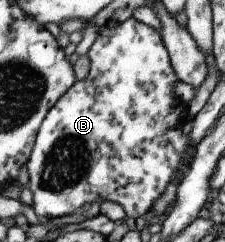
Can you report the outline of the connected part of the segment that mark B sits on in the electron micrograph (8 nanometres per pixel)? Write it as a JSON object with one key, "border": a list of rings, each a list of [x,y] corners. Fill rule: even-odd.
{"border":[[[132,16],[116,24],[113,27],[99,28],[97,37],[91,44],[91,47],[86,52],[90,63],[87,75],[81,80],[75,81],[56,101],[55,104],[47,111],[39,125],[35,140],[26,162],[28,172],[28,184],[25,186],[33,195],[33,212],[40,220],[48,220],[51,218],[61,218],[72,212],[76,212],[77,208],[82,210],[88,207],[93,202],[102,202],[110,200],[122,206],[124,214],[131,218],[143,216],[152,208],[152,204],[166,190],[168,183],[172,181],[175,173],[180,173],[181,178],[188,171],[192,156],[189,152],[190,140],[187,133],[182,131],[182,126],[185,124],[183,117],[183,109],[185,103],[174,93],[175,83],[178,76],[171,68],[170,60],[160,37],[160,32],[157,29],[147,26]]]}

